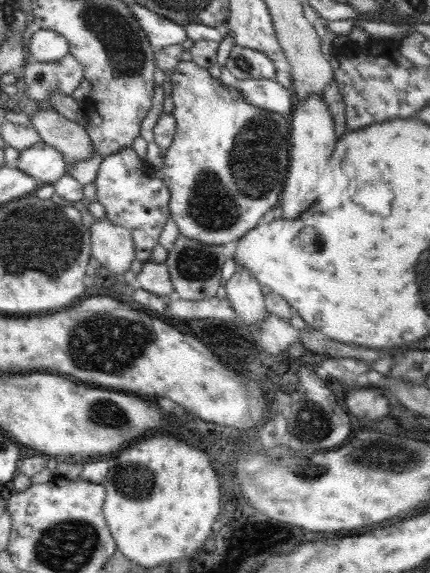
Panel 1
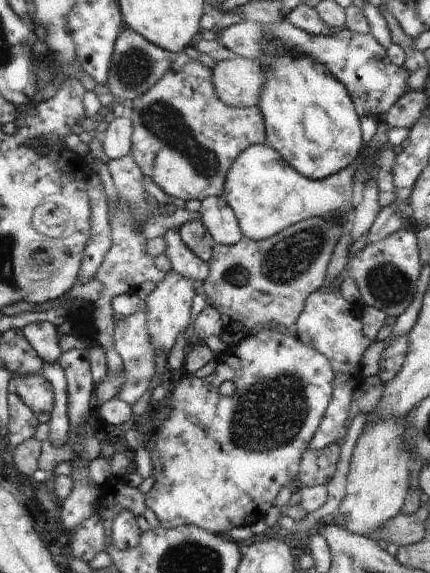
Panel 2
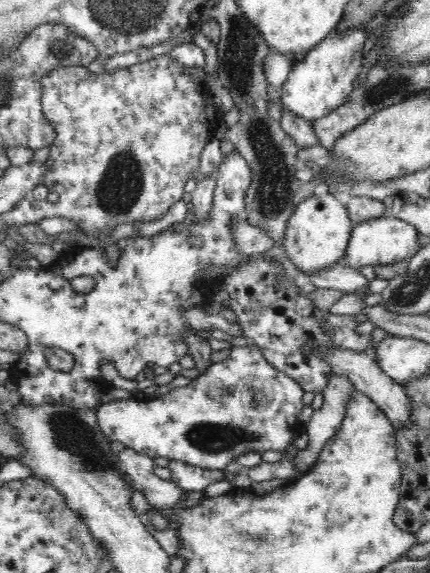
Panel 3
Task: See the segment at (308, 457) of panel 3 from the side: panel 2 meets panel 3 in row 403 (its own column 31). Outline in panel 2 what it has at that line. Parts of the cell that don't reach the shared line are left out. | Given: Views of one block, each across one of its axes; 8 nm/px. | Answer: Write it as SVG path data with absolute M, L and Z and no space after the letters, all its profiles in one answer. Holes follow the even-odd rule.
M39 321L22 327L26 341L44 363L56 363L62 352L59 348L59 332L49 321Z

